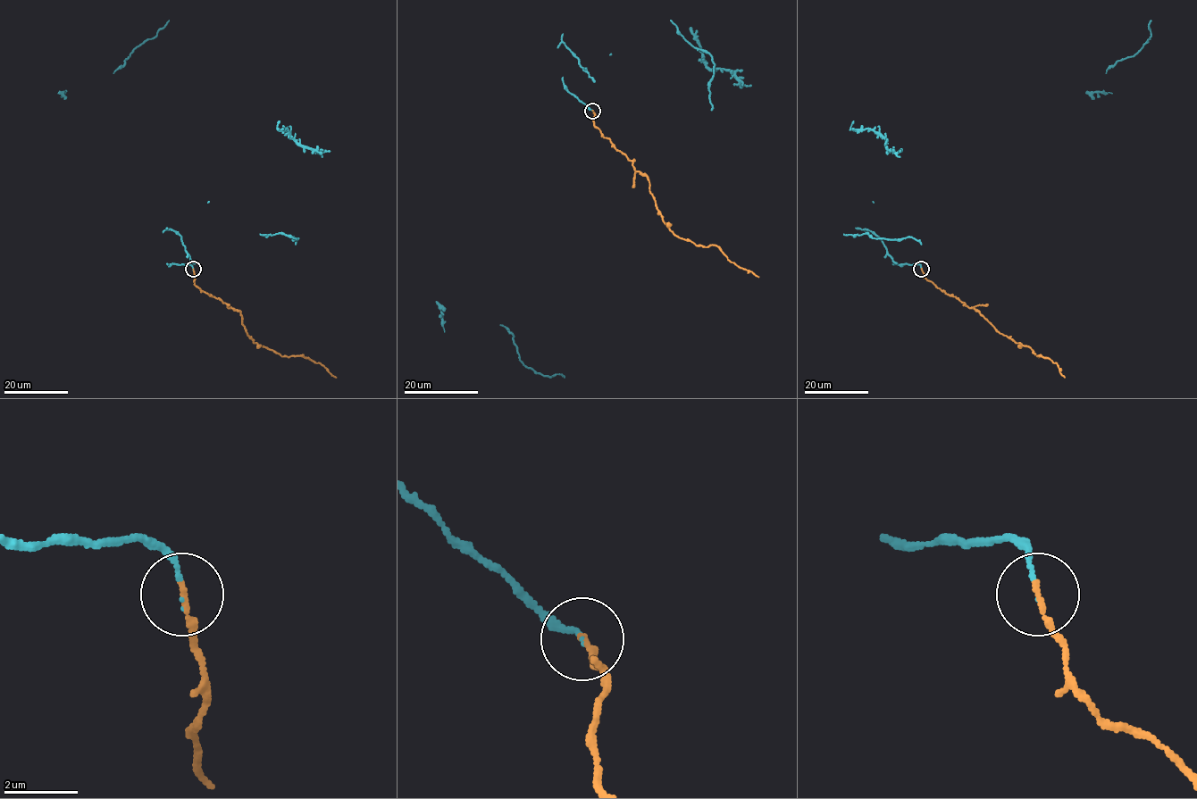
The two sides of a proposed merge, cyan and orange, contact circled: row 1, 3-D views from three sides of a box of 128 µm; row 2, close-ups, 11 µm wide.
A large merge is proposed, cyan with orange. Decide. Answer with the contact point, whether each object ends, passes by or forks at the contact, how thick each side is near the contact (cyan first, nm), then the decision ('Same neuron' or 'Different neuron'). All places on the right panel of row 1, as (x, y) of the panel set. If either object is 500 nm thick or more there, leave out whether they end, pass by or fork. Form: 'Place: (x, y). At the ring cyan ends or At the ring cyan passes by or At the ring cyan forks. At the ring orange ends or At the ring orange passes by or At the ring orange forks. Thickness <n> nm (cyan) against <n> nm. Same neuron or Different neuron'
Place: (921, 269). At the ring cyan ends. At the ring orange ends. Thickness 70 nm (cyan) against 170 nm. Same neuron

